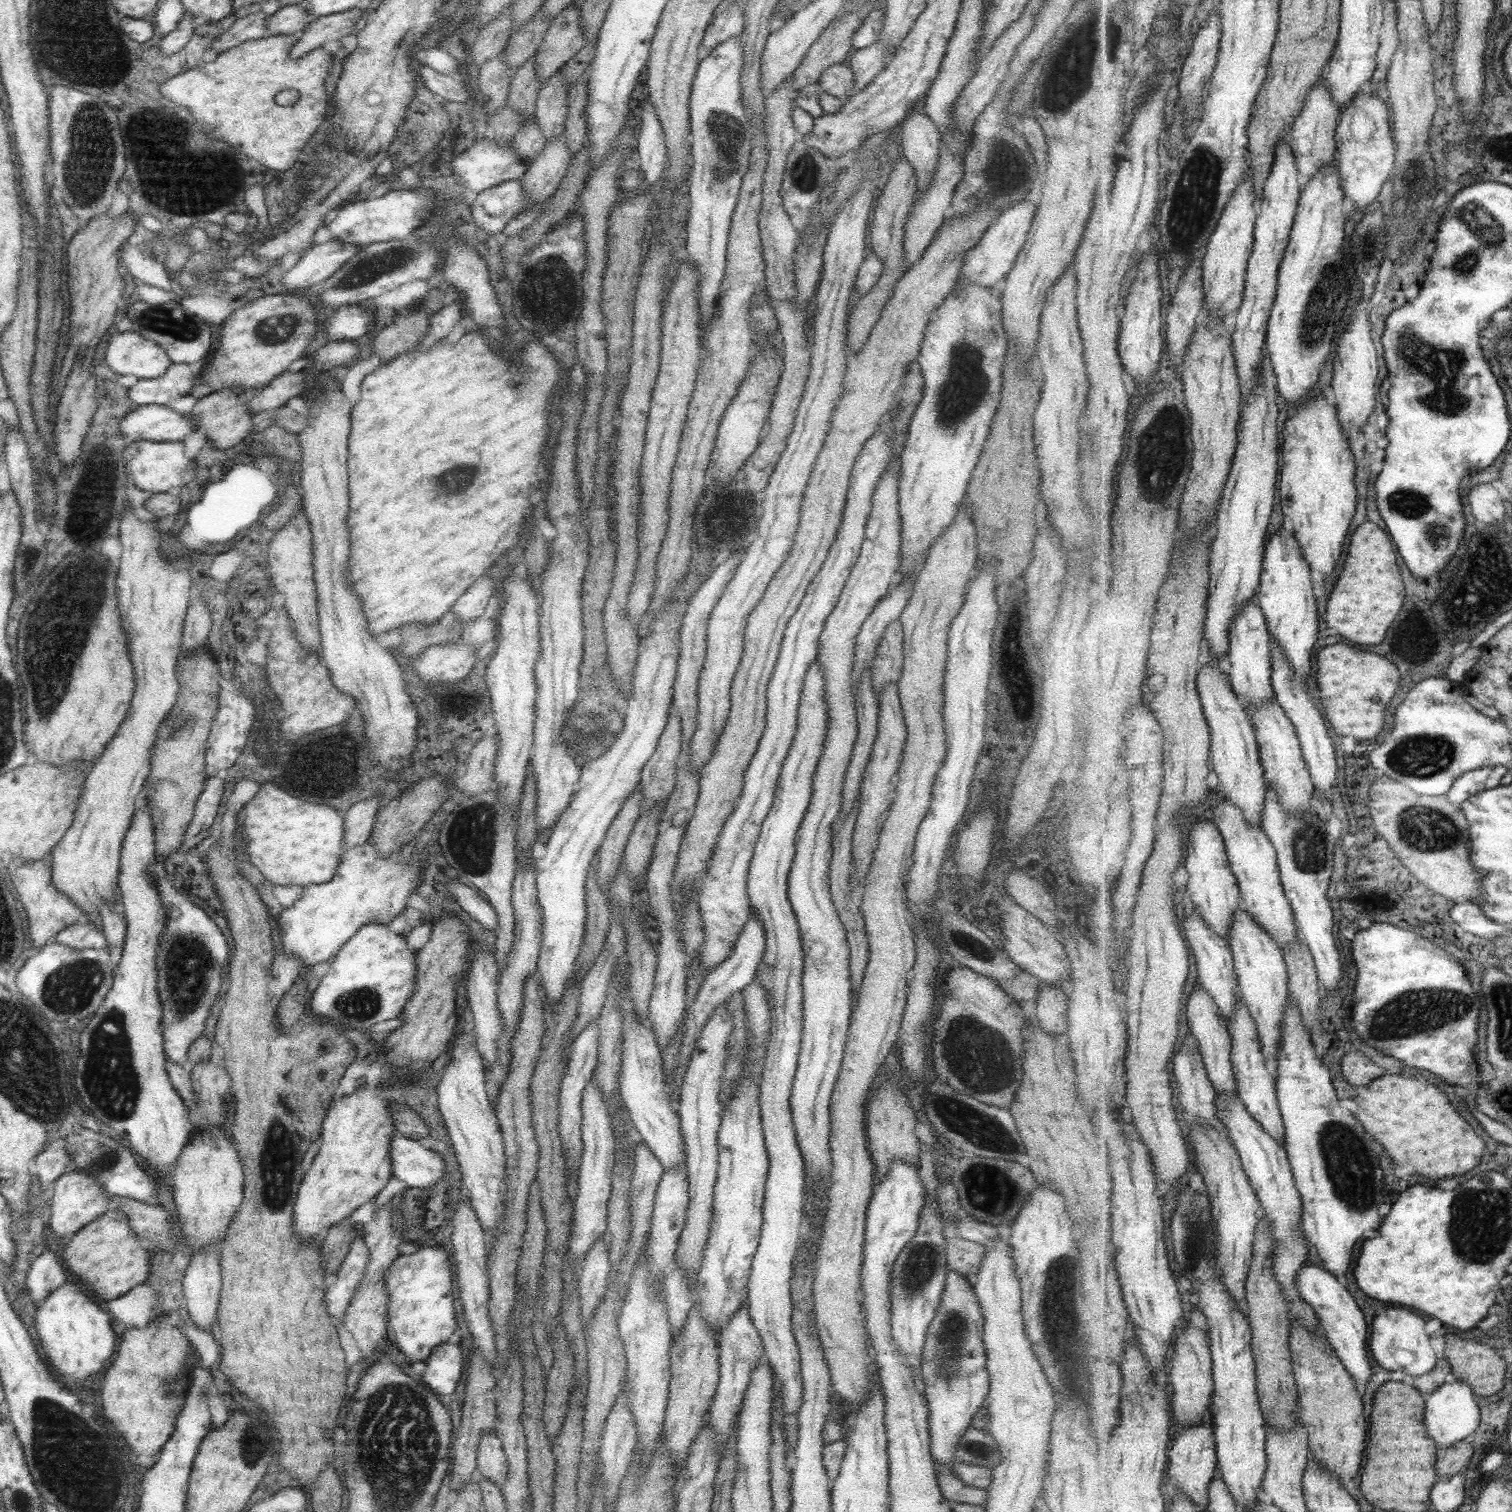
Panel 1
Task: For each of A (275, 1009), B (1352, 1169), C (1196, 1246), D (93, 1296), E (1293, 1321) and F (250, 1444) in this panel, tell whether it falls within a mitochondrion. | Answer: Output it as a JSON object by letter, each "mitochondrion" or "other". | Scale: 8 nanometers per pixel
{"A":"other","B":"mitochondrion","C":"mitochondrion","D":"other","E":"other","F":"mitochondrion"}

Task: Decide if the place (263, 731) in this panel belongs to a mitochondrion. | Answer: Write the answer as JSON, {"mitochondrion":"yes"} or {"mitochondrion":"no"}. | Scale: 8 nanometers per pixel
{"mitochondrion":"no"}

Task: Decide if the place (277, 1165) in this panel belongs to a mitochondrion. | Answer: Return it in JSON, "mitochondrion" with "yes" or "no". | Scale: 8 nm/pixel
{"mitochondrion":"yes"}

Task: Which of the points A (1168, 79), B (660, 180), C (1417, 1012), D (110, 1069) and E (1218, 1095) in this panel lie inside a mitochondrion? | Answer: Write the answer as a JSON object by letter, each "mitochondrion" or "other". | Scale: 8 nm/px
{"A":"other","B":"other","C":"mitochondrion","D":"mitochondrion","E":"other"}

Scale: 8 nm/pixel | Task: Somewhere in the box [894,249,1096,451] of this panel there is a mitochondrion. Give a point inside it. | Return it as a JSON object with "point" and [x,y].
{"point":[964,390]}

